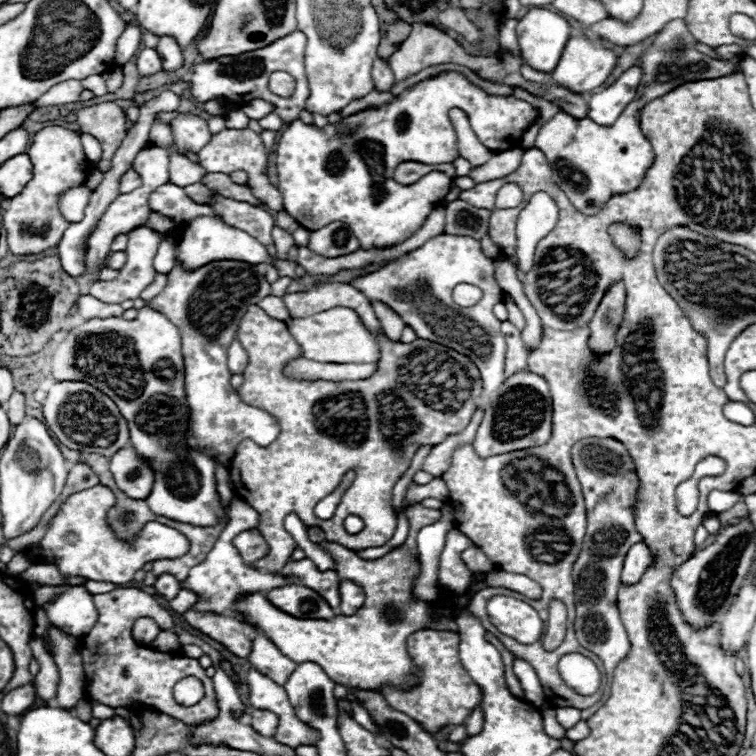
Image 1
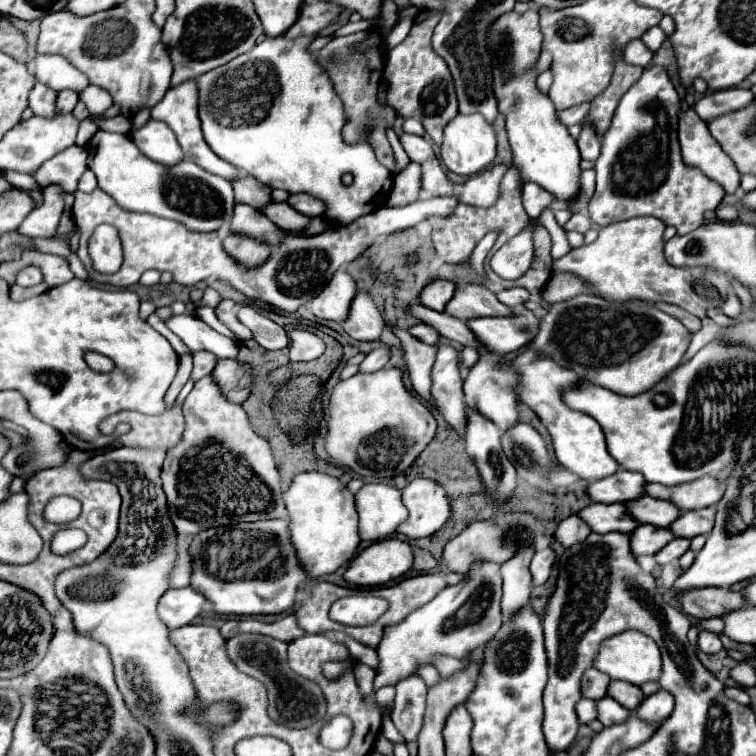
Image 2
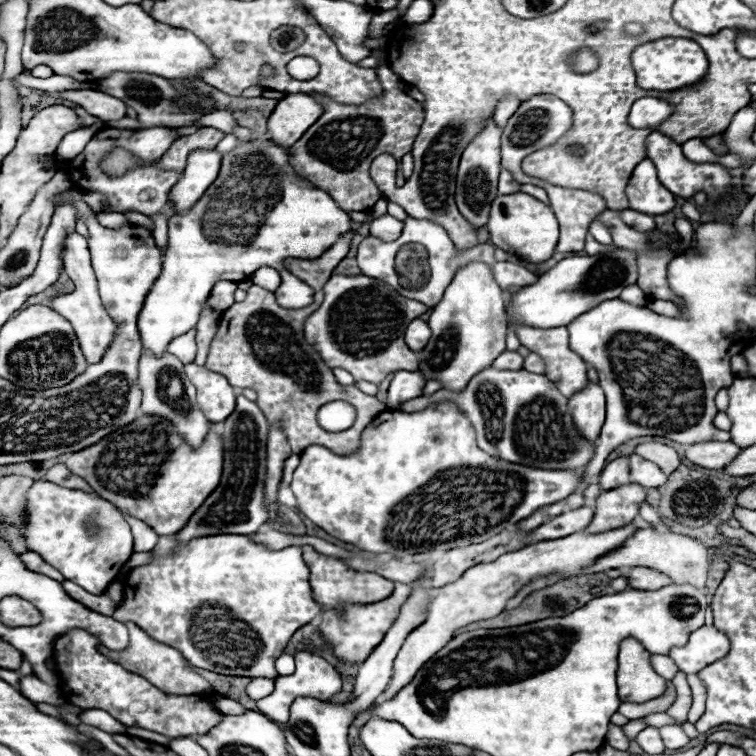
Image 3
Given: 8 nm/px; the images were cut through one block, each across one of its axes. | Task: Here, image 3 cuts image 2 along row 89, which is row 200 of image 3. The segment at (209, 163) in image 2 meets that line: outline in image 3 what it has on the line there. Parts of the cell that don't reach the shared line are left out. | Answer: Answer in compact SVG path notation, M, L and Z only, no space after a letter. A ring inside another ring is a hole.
M216 150L190 152L188 166L170 192L170 202L174 204L178 214L192 208L200 200L206 188L218 178L220 164L222 164L222 154Z

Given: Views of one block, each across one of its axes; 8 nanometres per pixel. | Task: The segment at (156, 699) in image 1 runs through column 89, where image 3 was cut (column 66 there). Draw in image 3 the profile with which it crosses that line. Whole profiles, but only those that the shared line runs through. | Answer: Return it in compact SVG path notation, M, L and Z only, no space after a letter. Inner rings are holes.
M74 628L62 634L54 642L54 660L56 670L62 678L62 690L70 704L80 706L82 710L100 708L112 714L124 726L138 726L144 730L152 730L156 734L168 738L194 736L200 732L208 732L216 724L220 724L226 714L222 714L208 696L166 696L156 694L156 688L146 682L142 676L124 670L120 664L102 656L96 650L96 636L86 630Z

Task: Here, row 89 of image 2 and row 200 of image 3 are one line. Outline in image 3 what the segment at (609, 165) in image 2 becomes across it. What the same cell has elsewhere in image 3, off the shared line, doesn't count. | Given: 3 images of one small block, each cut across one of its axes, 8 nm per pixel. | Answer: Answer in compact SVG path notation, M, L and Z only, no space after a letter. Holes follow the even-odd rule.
M644 160L634 168L626 194L630 200L630 208L640 212L650 212L652 216L666 214L676 204L674 194L660 184L656 168L650 168L650 160Z

